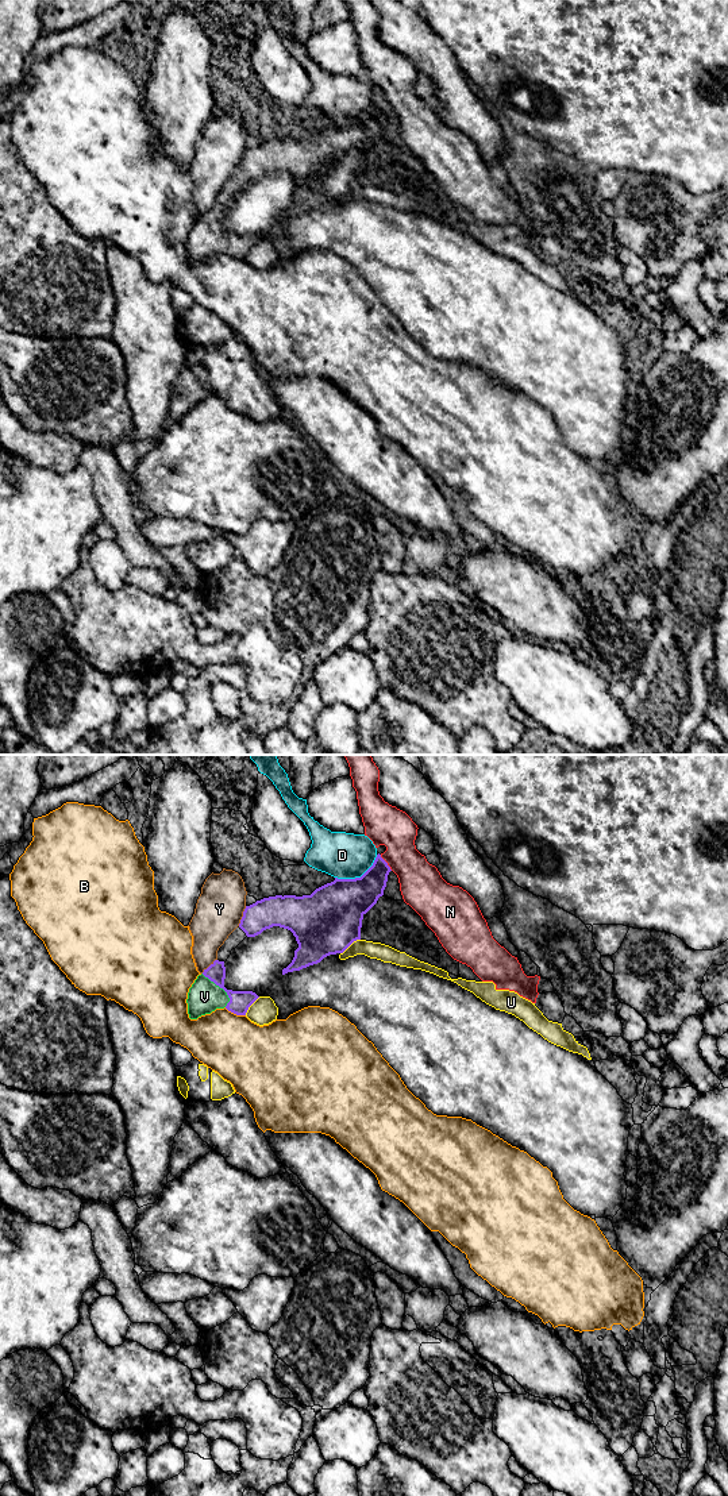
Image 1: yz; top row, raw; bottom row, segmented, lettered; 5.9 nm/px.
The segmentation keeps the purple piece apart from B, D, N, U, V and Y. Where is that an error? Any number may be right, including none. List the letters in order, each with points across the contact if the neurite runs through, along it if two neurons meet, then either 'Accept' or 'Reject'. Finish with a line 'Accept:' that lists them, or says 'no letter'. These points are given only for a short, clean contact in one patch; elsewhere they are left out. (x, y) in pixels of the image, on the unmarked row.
B: Reject
D: Reject
N: Reject
U: Reject
V: Path across: yz (239, 246), (235, 246), (220, 231), (214, 238), (204, 241). Accept
Y: Reject
Accept: V

